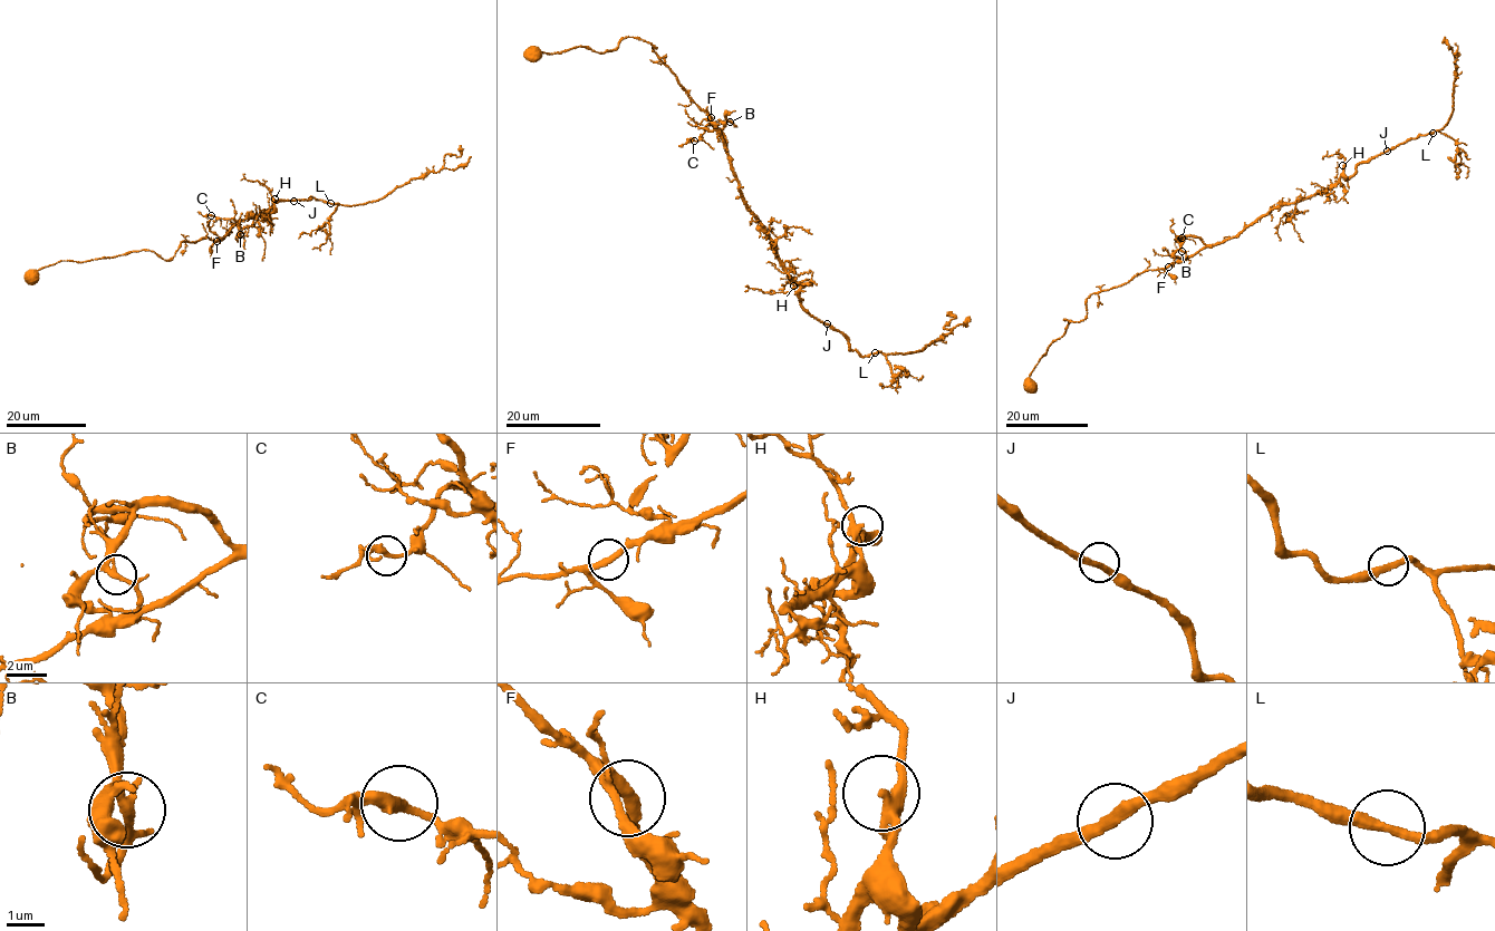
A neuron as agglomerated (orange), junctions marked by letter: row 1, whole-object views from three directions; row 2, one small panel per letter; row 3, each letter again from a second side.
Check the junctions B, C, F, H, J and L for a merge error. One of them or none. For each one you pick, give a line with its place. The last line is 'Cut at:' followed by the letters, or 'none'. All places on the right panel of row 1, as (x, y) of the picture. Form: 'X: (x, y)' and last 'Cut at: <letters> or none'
Cut at: none

